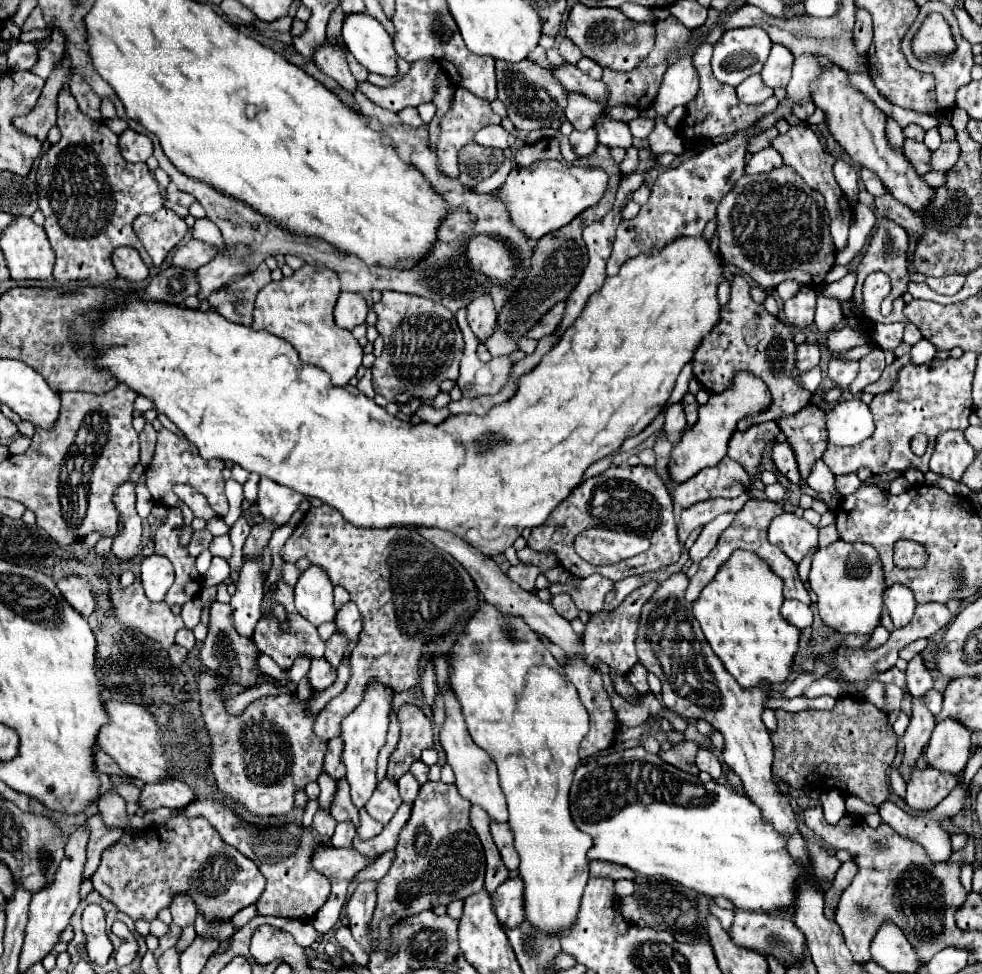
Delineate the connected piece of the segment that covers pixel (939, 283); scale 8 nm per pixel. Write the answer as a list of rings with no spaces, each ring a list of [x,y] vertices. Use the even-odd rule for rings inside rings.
[[[954,275],[954,281],[942,281],[942,279],[936,279],[936,277],[926,277],[926,283],[940,295],[954,295],[962,287],[958,275]]]

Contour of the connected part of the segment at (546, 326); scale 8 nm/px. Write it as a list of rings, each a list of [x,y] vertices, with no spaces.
[[[556,303],[552,307],[552,311],[548,311],[548,315],[544,315],[544,319],[540,319],[540,323],[536,323],[536,327],[532,327],[532,331],[528,331],[526,337],[538,341],[538,339],[542,339],[546,335],[552,335],[556,325],[560,323],[562,315],[564,315],[564,303]]]

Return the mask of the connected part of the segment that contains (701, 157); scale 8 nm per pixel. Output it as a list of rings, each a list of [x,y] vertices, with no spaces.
[[[738,131],[730,141],[710,145],[700,153],[694,153],[678,167],[660,173],[652,187],[652,195],[646,205],[642,205],[640,213],[634,219],[622,221],[616,231],[616,241],[612,247],[612,255],[608,259],[606,275],[616,275],[620,265],[630,257],[648,253],[650,249],[662,249],[672,243],[680,235],[700,235],[706,223],[716,215],[716,207],[720,199],[734,187],[734,183],[744,175],[744,155],[746,141],[754,137],[746,131]]]

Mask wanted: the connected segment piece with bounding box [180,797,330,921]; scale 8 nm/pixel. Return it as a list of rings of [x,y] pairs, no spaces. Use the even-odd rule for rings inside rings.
[[[212,797],[198,799],[180,813],[188,815],[188,817],[208,819],[228,845],[236,847],[242,855],[246,855],[248,859],[252,859],[256,863],[256,867],[260,869],[260,873],[266,879],[266,889],[260,895],[260,899],[256,901],[258,915],[274,915],[274,917],[308,921],[328,901],[330,883],[328,883],[328,879],[324,879],[324,875],[314,871],[310,865],[312,851],[316,851],[318,839],[306,827],[296,825],[296,823],[286,823],[282,827],[280,825],[278,827],[276,825],[258,827],[252,823],[244,823],[220,799],[212,799]],[[290,869],[304,869],[304,875],[298,875],[296,871],[292,875]]]

